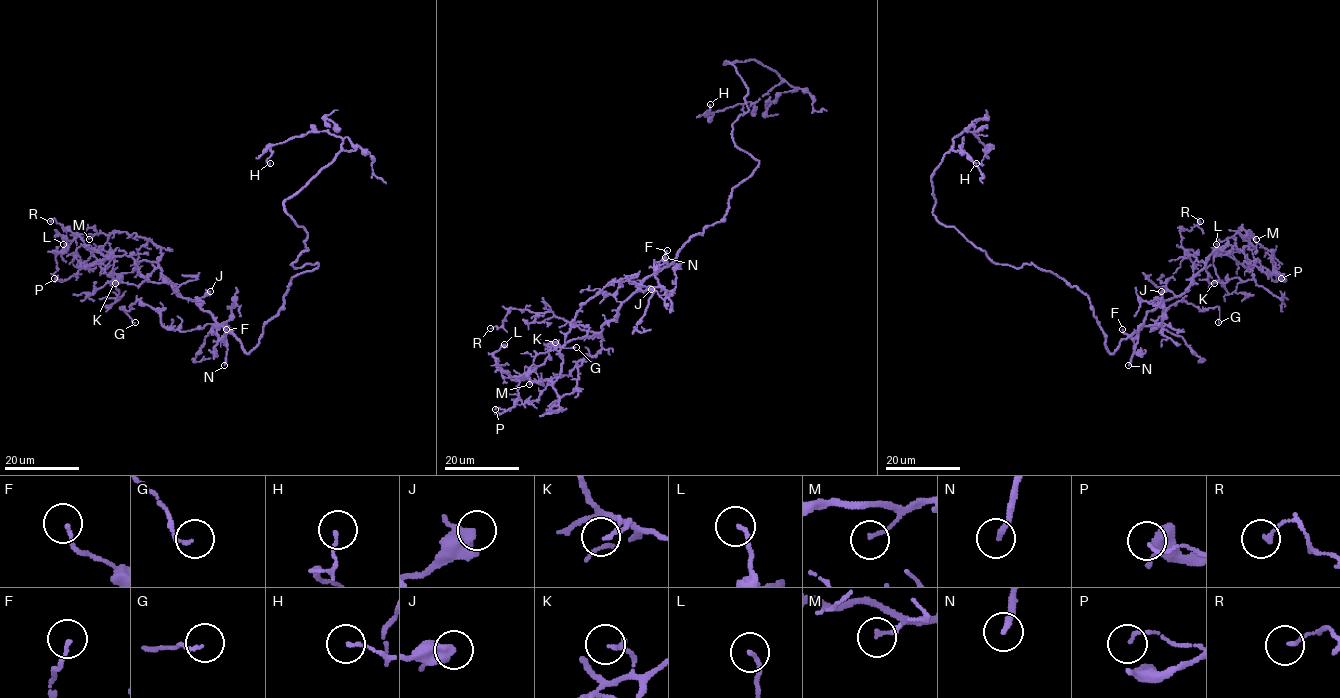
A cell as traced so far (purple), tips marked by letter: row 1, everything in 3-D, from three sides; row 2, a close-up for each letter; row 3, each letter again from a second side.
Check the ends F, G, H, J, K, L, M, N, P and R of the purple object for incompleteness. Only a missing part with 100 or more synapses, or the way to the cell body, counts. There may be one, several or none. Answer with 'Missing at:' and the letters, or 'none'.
Missing at: none

